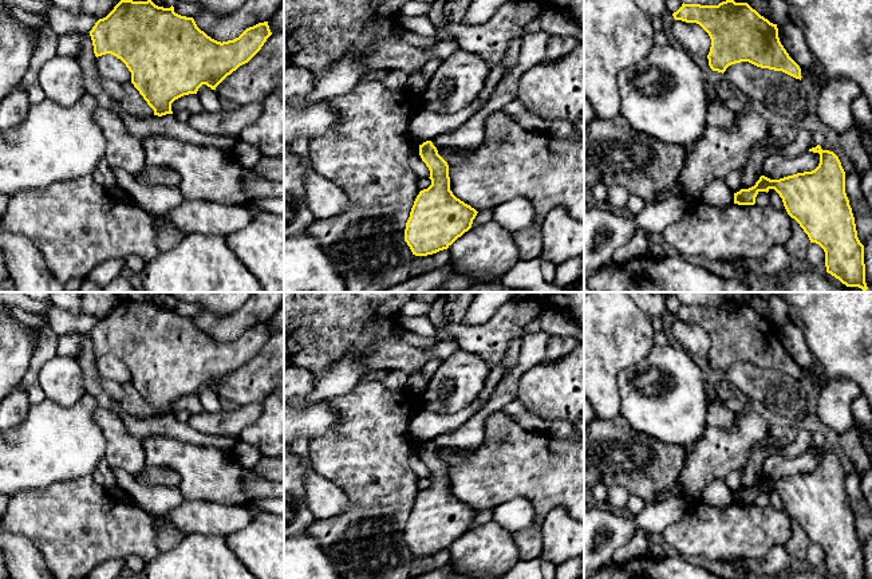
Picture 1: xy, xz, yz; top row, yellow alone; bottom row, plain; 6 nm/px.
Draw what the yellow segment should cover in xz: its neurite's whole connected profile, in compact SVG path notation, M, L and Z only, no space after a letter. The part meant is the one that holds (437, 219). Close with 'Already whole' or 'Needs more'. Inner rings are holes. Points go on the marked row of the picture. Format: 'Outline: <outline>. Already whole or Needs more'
Outline: M431 141L419 145L431 185L417 196L406 222L405 241L413 255L427 256L447 249L471 228L477 210L450 190L449 165Z. Already whole

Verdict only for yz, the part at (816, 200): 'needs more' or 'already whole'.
already whole

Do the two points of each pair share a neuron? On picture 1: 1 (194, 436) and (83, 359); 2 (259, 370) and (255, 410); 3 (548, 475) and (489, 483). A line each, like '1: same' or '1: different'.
1: same
2: different
3: same

